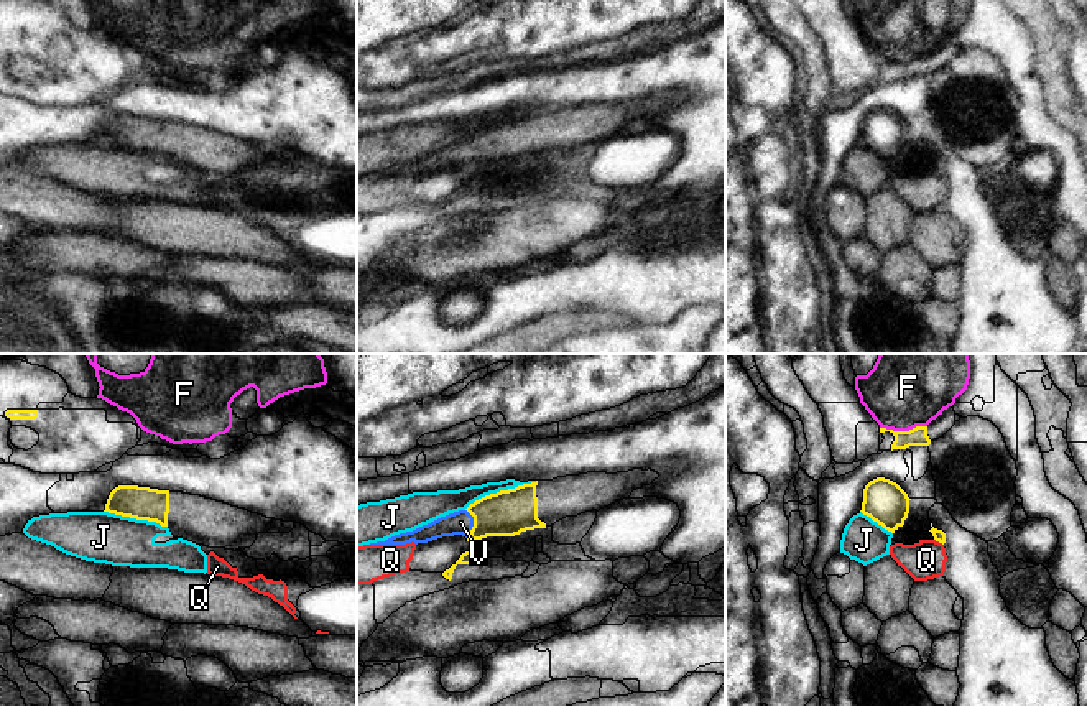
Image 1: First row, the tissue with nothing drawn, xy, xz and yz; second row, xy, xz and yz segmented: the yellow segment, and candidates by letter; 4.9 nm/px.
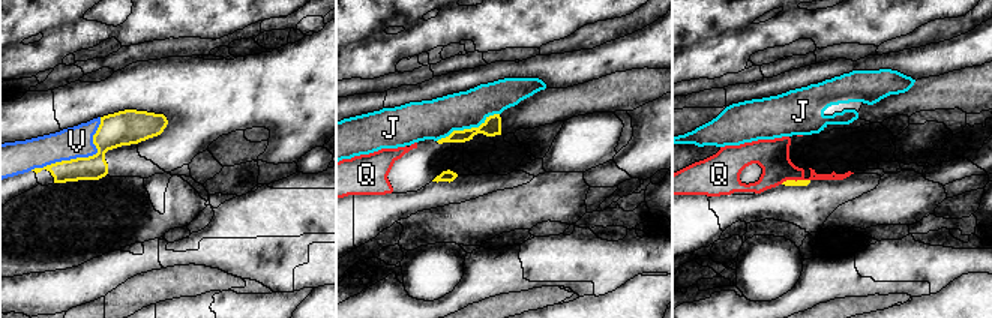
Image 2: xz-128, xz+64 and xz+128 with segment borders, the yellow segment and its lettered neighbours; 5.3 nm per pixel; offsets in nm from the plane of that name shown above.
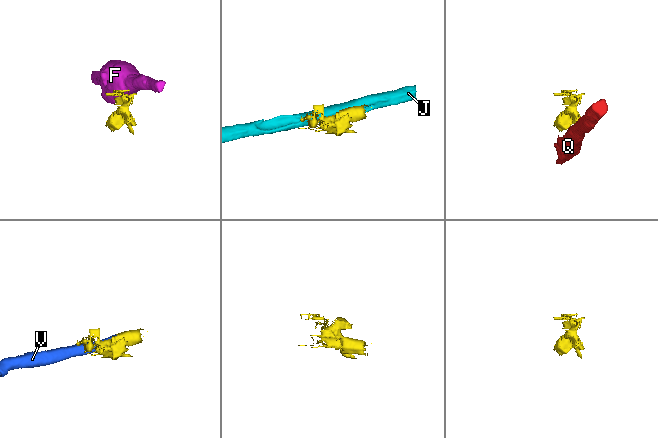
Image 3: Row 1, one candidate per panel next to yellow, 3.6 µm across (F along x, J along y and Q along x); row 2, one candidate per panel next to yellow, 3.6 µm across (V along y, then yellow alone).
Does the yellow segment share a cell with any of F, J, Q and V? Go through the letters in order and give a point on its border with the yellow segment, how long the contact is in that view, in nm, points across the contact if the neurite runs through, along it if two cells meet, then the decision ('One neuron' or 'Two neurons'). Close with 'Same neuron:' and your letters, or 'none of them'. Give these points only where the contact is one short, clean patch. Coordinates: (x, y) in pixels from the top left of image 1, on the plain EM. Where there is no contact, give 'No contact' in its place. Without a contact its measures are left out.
F: Touches yellow at yz (903, 63). Shared border 240 nm. Boundary: yz (926, 56), (916, 56), (908, 61), (880, 60). Two neurons
J: Touches yellow at xz (500, 122). Shared border 380 nm. Two neurons
Q: Touches yellow at yz (939, 173). Shared border 60 nm. Two neurons
V: Touches yellow at xz (474, 155). Shared border 150 nm. One neuron
Same neuron: V

